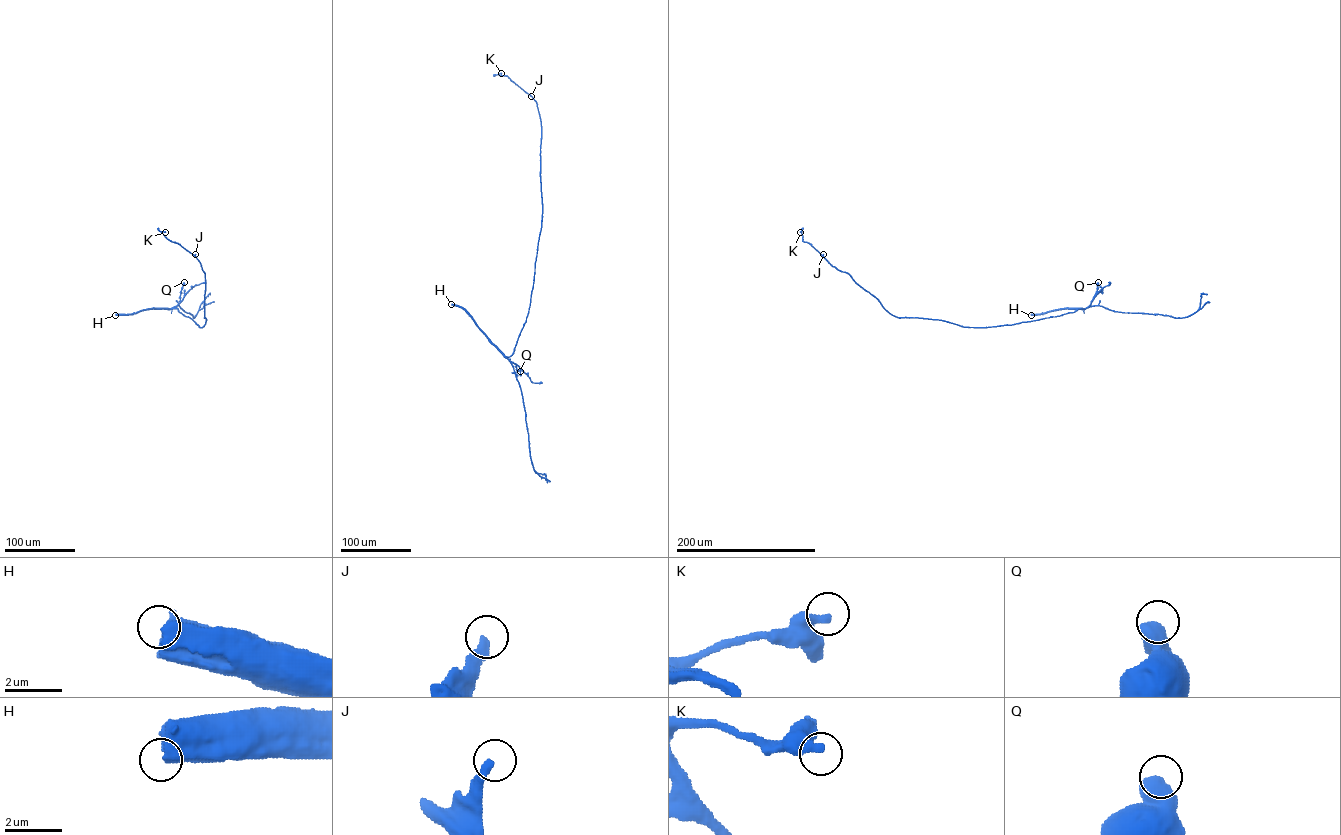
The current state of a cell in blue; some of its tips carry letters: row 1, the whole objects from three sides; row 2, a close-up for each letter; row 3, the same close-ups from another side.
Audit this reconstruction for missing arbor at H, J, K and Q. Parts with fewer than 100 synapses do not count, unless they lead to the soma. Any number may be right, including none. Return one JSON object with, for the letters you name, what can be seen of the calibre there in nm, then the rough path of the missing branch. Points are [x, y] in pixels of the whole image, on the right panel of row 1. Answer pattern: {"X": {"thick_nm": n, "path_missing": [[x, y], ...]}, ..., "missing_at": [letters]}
{"missing_at": []}

